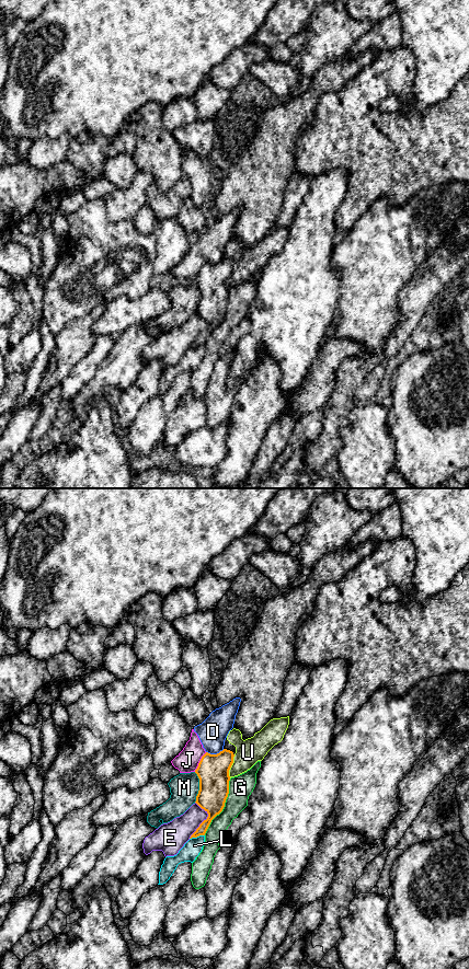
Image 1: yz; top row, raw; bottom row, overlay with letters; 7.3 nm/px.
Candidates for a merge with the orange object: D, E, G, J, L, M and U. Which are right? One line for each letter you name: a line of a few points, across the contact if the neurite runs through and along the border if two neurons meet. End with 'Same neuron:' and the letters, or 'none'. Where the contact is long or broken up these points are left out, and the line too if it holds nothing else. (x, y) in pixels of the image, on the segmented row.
Same neuron: none

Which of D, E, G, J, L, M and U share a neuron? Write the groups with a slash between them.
D J / E / G / L / M / U

